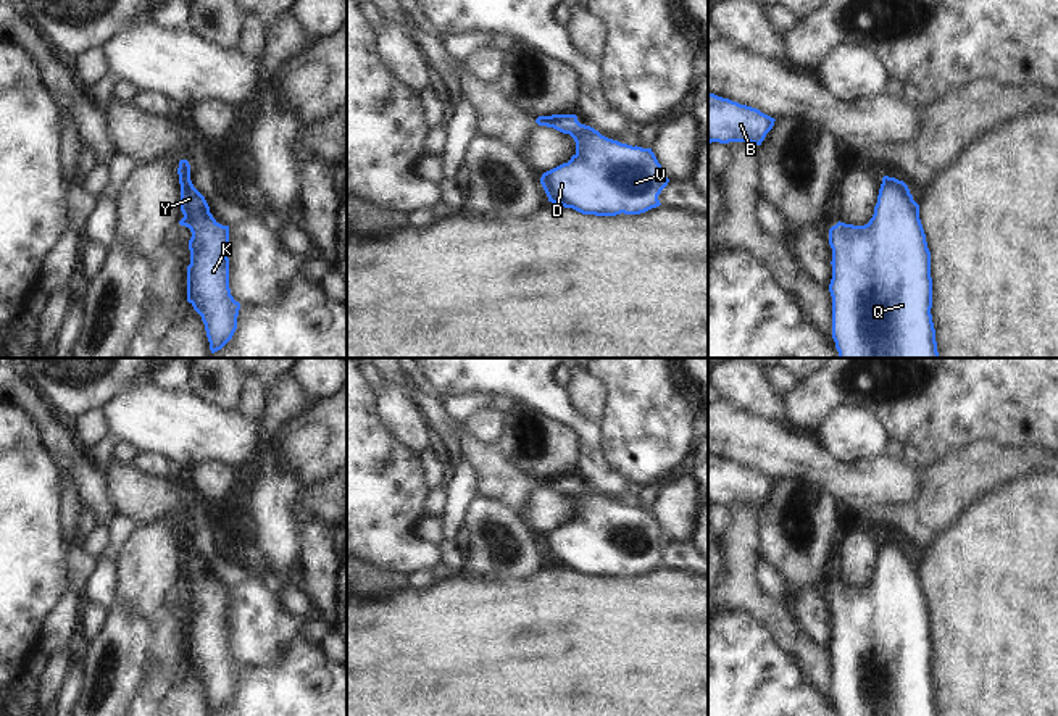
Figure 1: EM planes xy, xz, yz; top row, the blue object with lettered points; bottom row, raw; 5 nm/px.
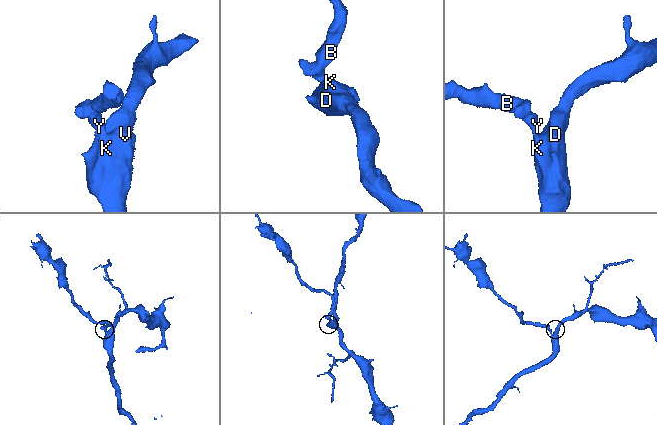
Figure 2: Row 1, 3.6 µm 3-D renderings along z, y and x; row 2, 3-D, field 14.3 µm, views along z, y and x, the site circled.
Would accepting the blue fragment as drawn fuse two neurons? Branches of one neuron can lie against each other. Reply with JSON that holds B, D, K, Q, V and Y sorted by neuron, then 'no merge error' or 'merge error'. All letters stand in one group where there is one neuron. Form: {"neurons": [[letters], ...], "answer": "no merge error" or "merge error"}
{"neurons": [["B", "D", "K", "Q", "V", "Y"]], "answer": "no merge error"}

